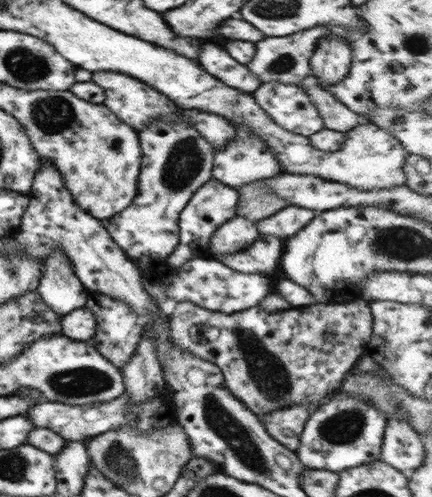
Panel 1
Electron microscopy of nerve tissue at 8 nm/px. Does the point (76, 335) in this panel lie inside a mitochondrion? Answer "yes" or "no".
no

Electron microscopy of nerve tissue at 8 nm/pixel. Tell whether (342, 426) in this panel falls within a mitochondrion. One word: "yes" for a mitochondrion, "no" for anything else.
yes

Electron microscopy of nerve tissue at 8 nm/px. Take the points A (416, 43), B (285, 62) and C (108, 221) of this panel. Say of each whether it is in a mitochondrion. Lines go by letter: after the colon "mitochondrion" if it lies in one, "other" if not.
A: mitochondrion
B: mitochondrion
C: other

